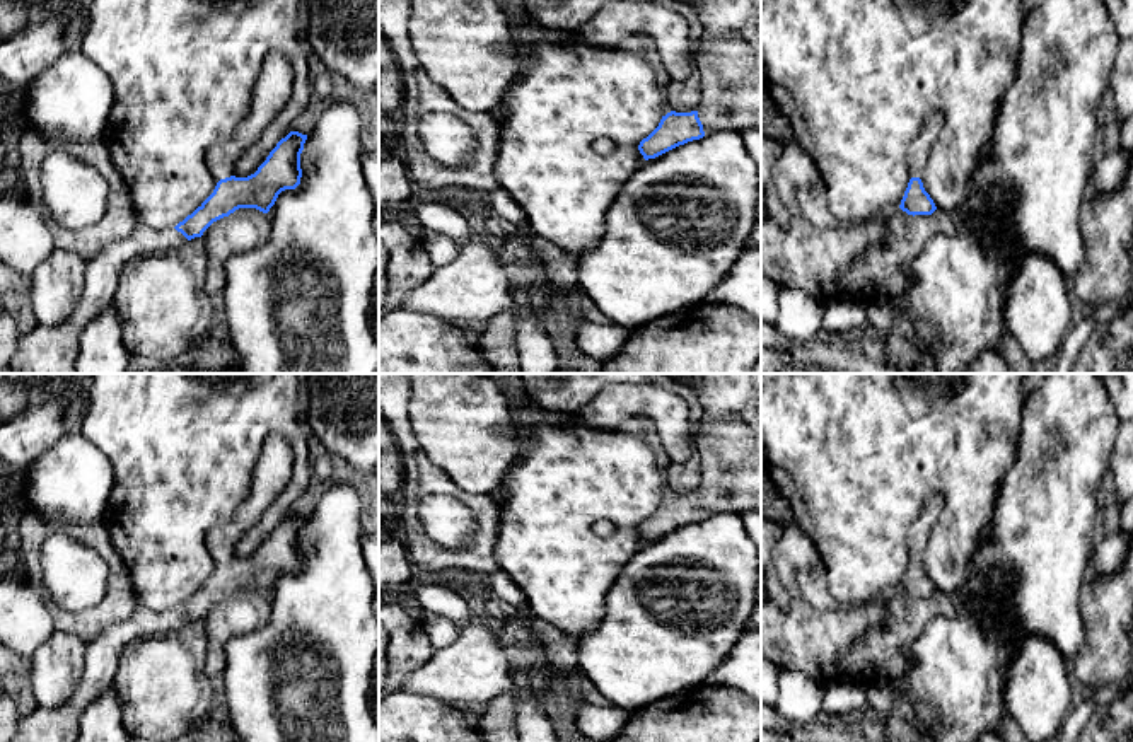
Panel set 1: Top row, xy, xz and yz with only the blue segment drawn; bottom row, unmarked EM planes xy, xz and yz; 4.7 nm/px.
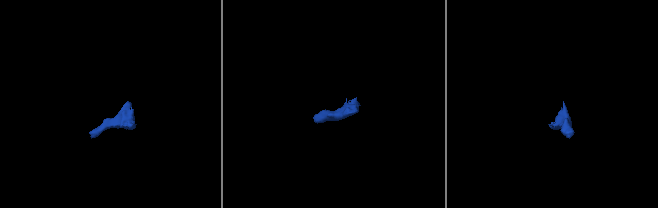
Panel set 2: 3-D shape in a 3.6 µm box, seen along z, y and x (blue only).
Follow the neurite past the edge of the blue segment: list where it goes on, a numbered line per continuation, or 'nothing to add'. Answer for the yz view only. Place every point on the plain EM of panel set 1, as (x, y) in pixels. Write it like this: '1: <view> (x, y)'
1: yz (918, 533)

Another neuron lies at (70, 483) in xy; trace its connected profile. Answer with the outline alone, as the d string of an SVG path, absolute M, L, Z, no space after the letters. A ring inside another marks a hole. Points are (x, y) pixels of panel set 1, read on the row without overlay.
M72 428L29 467L20 500L53 527L72 527L78 534L84 525L104 520L113 486L114 471L106 454Z

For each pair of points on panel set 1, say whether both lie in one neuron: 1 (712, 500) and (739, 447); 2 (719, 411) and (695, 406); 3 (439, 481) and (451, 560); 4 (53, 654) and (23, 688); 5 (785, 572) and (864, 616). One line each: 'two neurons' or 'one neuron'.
1: one neuron
2: two neurons
3: one neuron
4: two neurons
5: one neuron

